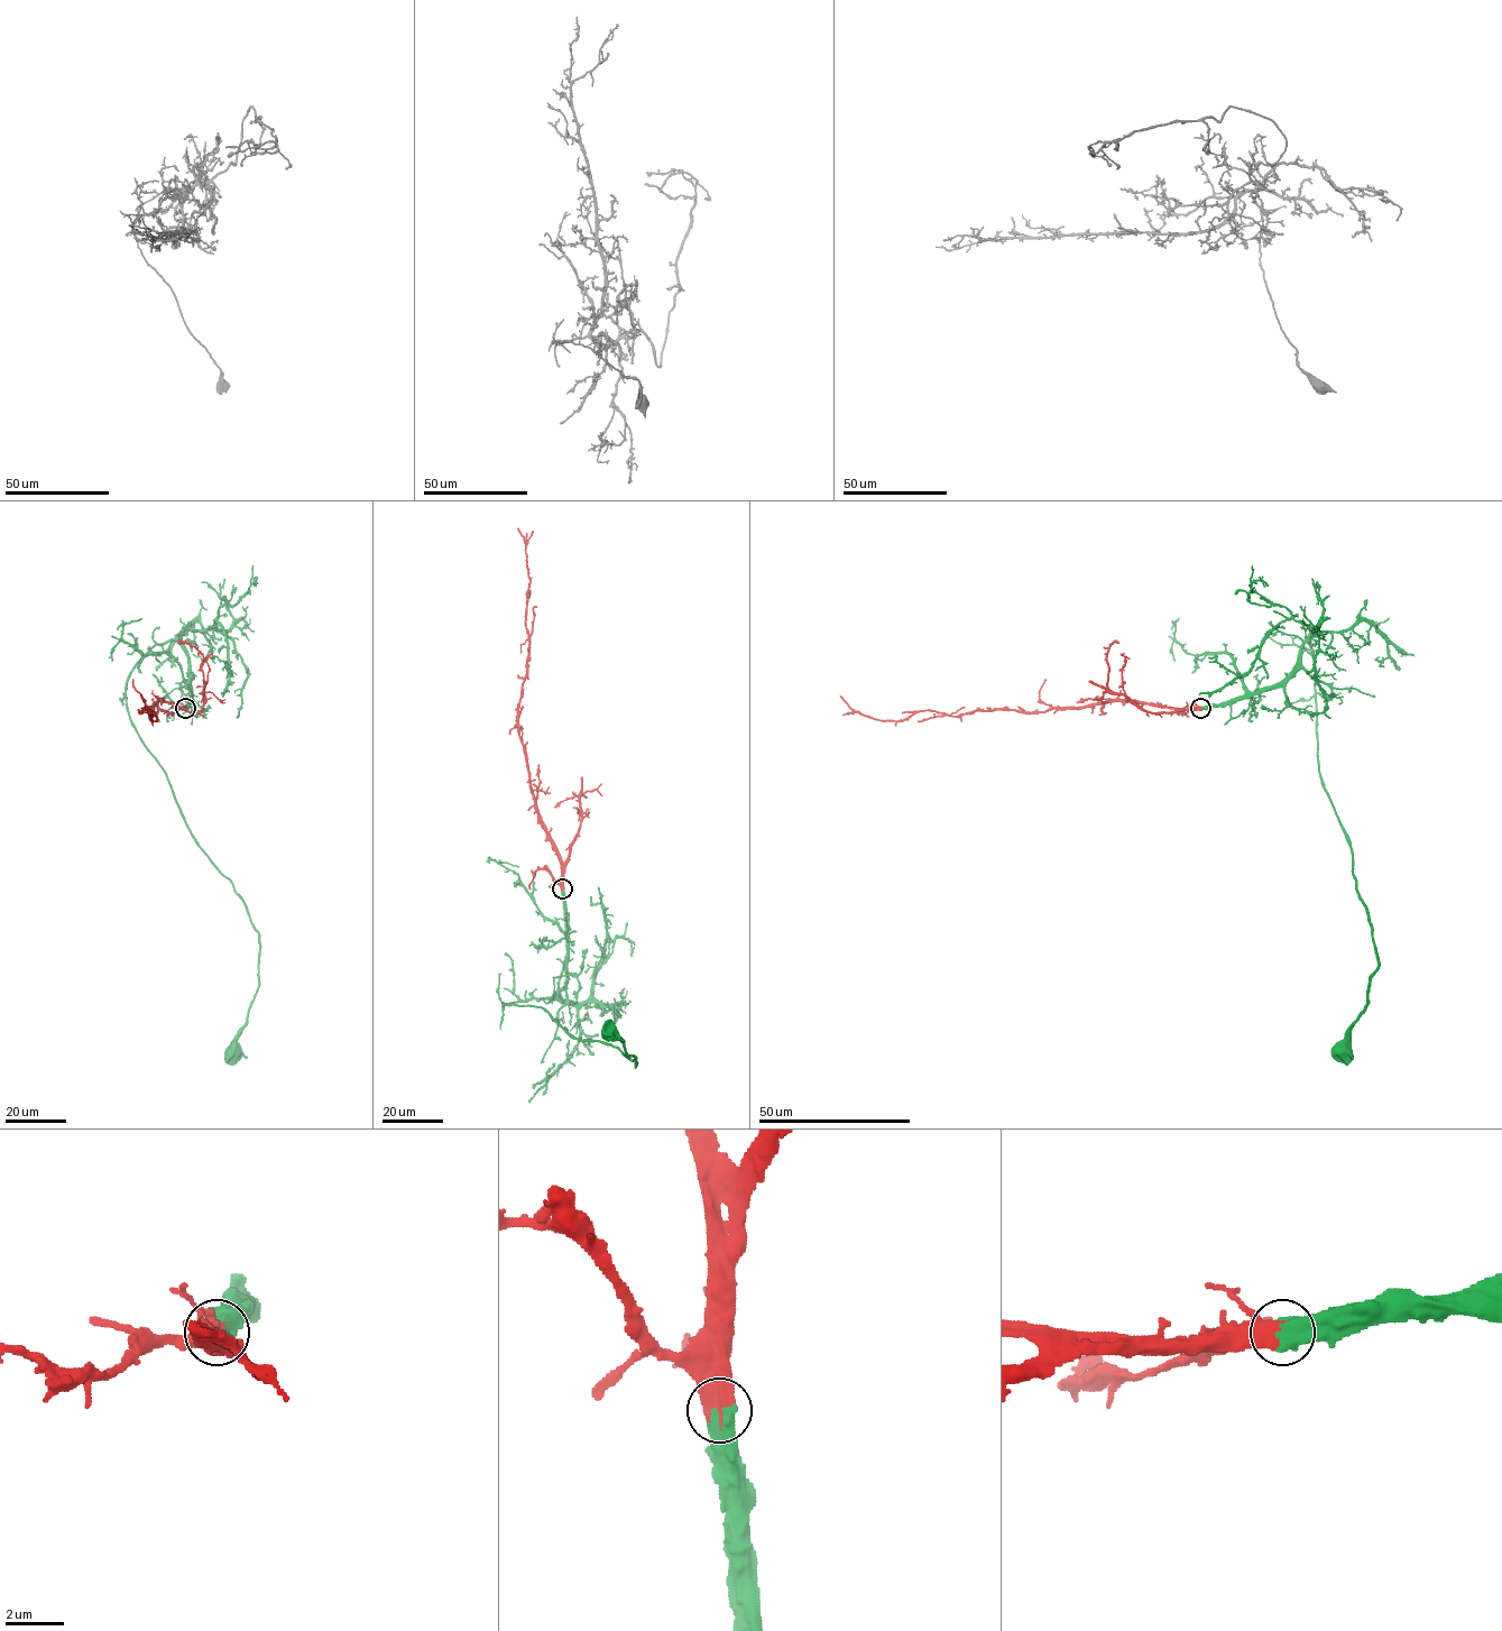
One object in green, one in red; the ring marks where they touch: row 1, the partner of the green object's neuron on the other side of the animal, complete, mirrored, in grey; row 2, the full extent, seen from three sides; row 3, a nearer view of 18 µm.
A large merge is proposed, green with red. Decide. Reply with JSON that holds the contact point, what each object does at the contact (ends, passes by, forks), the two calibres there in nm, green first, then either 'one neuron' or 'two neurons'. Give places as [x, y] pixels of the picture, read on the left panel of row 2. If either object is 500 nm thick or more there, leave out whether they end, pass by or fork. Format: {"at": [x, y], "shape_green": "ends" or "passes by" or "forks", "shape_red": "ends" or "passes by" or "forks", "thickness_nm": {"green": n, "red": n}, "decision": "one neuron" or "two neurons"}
{"at": [185, 708], "thickness_nm": {"green": 750, "red": 750}, "decision": "one neuron"}

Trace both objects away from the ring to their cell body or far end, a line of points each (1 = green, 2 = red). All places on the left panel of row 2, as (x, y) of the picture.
1: (185, 708), (190, 665), (169, 639), (131, 672), (127, 710), (192, 837), (258, 932), (258, 989), (233, 1052)
2: (185, 708), (159, 700), (141, 712), (149, 710), (153, 720), (140, 696)

